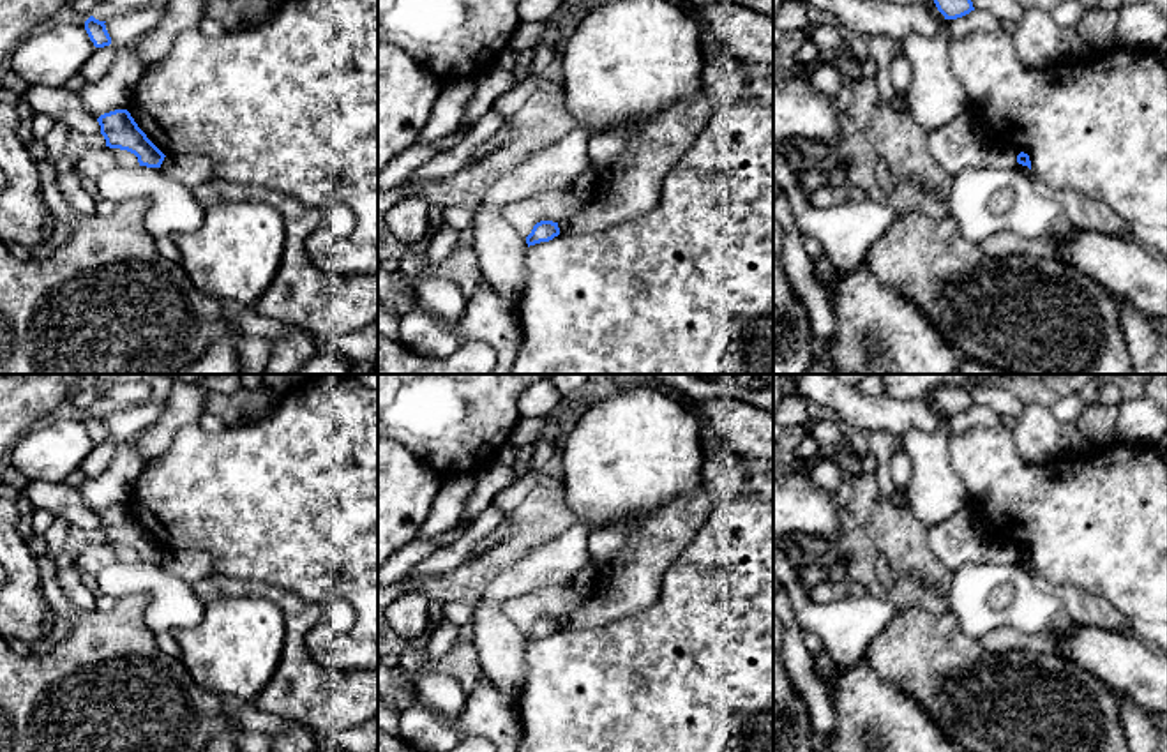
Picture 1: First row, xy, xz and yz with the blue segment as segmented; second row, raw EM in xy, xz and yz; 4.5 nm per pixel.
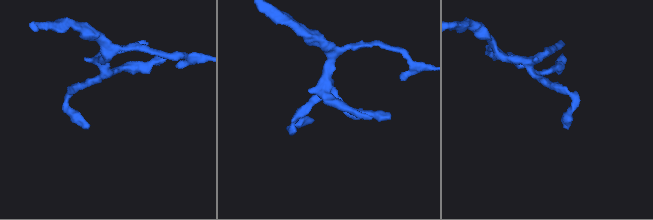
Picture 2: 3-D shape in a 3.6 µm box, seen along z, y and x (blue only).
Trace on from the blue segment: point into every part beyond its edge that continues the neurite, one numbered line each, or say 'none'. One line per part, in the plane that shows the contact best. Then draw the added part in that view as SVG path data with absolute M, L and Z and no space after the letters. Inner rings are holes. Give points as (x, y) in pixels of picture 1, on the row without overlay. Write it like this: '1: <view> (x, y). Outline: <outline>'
none

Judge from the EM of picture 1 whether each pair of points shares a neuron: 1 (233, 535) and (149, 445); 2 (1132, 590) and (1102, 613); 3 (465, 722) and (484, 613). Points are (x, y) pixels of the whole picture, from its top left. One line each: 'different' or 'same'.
1: different
2: different
3: different

